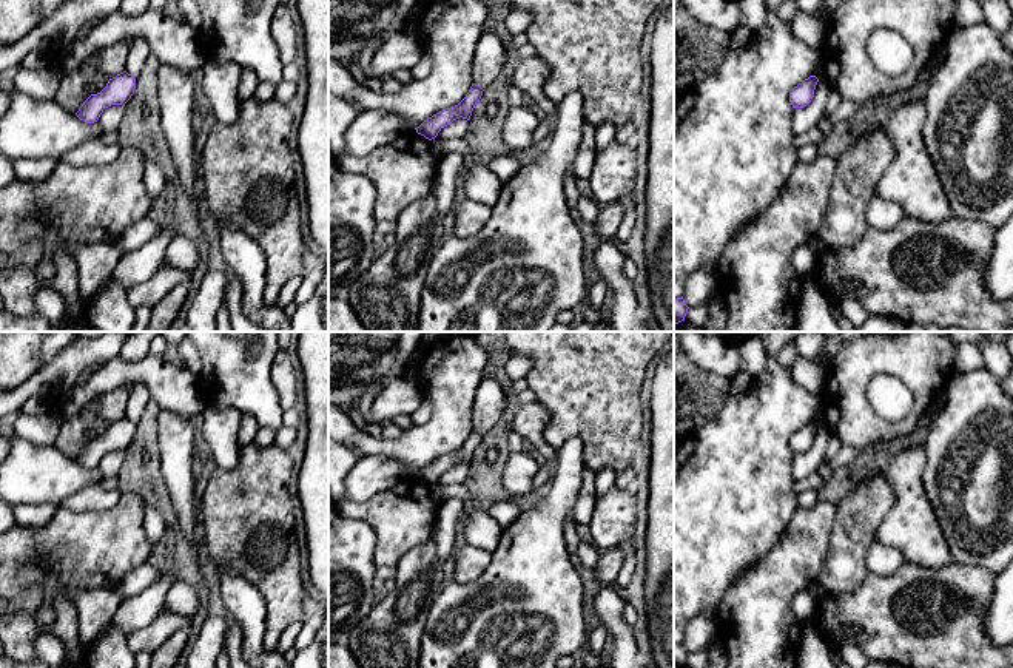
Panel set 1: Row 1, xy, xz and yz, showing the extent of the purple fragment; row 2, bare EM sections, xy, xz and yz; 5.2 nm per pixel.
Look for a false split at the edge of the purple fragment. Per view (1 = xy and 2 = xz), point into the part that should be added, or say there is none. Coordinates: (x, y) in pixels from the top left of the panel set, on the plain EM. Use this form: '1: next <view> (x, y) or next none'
1: next none
2: next none

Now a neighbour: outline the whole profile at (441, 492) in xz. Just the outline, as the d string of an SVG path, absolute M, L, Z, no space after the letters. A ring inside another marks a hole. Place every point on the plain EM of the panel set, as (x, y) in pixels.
M435 483L435 484L430 486L430 492L439 501L444 501L444 500L449 500L449 498L461 498L466 503L466 501L472 500L472 495L466 489L464 484L443 486L443 484Z

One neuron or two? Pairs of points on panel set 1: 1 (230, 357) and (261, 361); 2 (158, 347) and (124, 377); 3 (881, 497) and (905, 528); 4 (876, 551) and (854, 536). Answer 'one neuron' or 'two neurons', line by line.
1: one neuron
2: two neurons
3: two neurons
4: two neurons

